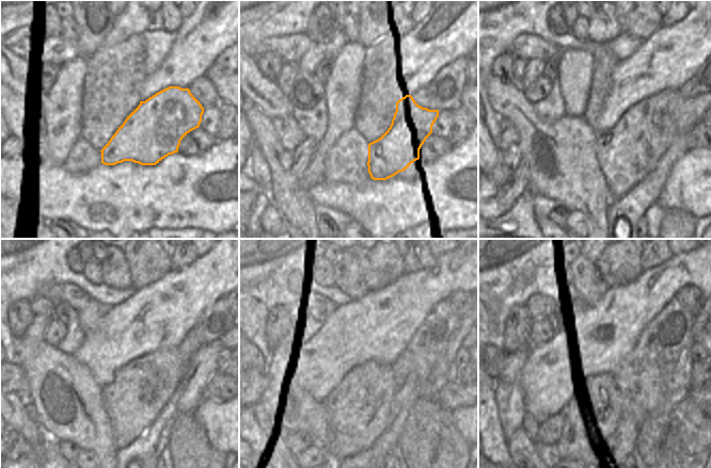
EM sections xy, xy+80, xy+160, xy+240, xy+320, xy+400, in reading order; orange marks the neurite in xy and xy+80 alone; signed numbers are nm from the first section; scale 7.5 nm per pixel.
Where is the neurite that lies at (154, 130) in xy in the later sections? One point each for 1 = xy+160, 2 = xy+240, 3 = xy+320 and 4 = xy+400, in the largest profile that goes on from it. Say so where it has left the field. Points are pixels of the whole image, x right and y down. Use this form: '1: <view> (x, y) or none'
1: xy+160 (627, 152)
2: xy+240 (140, 390)
3: xy+320 (359, 406)
4: xy+400 (591, 414)

